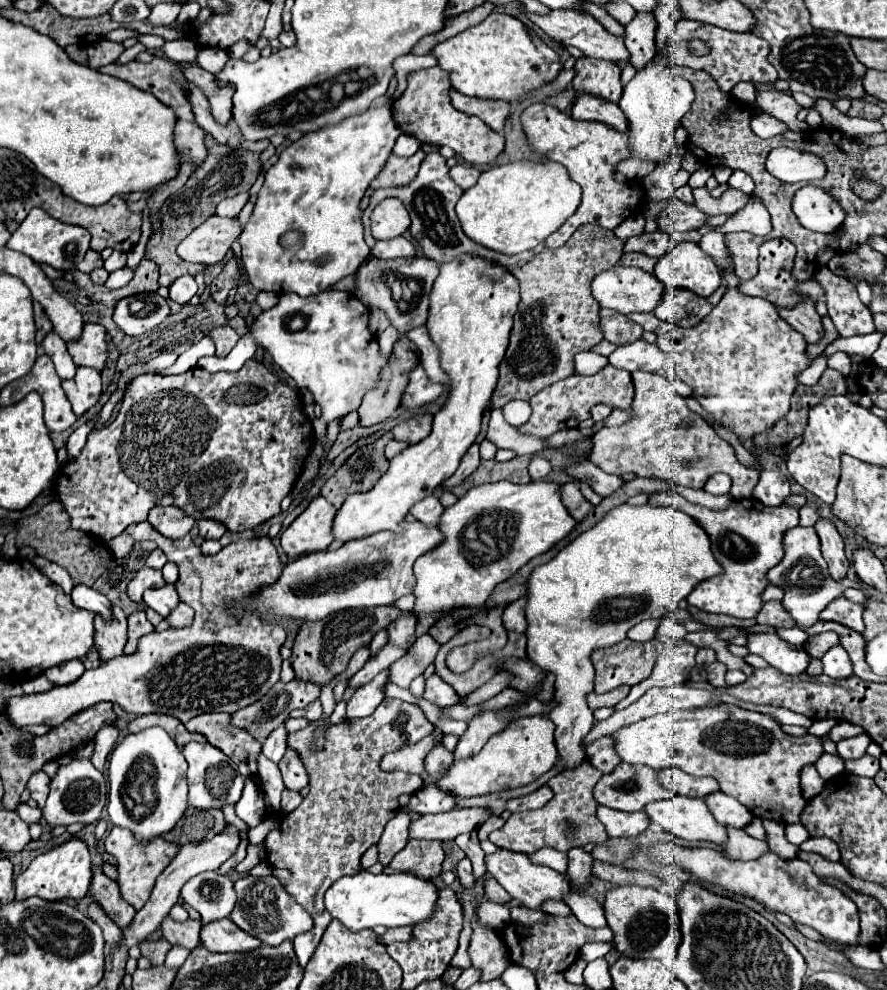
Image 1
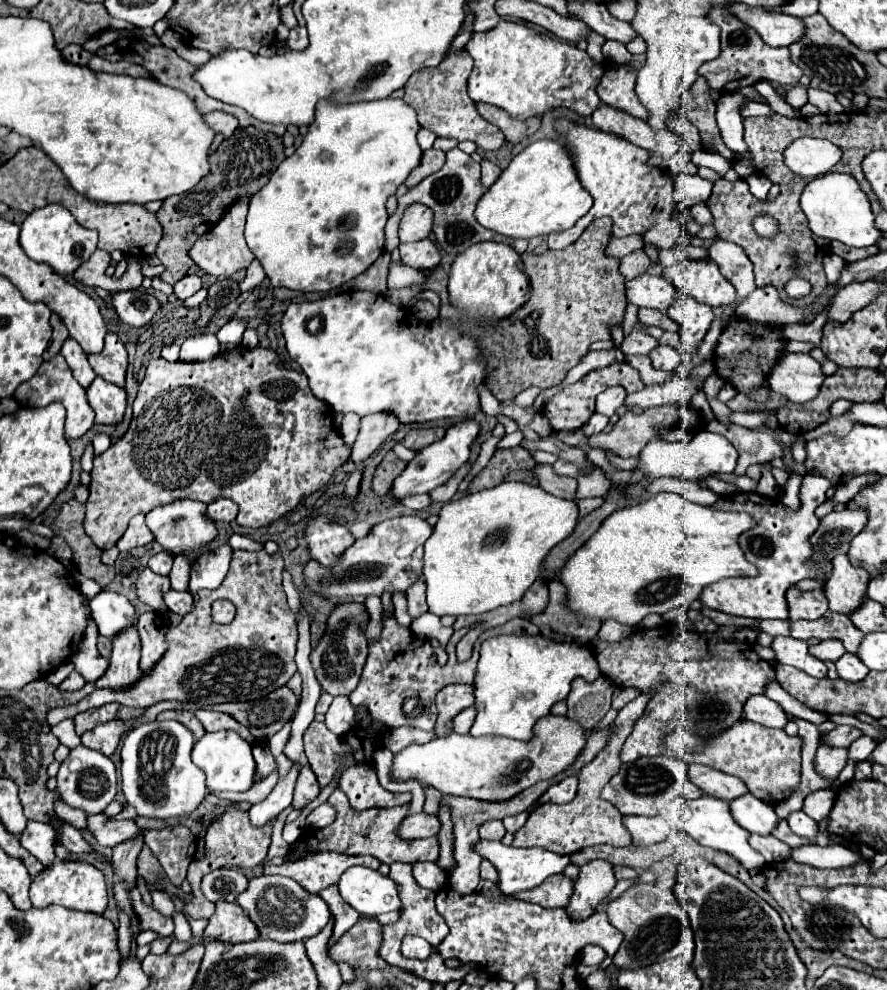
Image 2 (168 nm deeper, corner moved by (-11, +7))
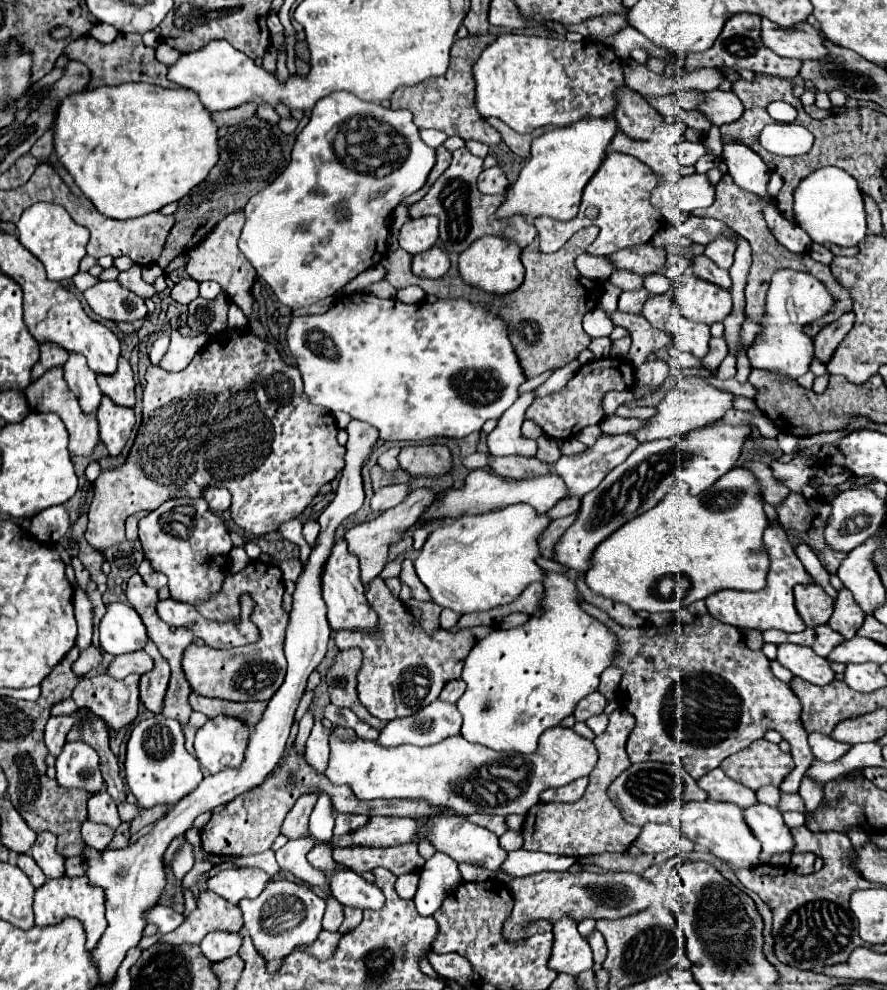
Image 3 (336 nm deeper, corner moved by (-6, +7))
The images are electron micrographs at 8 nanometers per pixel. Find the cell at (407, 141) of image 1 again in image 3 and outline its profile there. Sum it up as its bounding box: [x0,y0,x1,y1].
[421,130,447,148]

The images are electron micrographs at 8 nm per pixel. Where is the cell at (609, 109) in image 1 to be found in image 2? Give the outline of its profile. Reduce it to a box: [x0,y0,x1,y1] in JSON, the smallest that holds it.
[590,104,656,152]

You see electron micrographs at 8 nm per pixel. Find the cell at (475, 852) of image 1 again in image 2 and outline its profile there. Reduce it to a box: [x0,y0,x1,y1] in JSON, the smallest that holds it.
[480,820,506,840]

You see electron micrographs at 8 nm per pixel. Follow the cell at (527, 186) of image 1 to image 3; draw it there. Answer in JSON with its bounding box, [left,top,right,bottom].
[497,116,617,220]

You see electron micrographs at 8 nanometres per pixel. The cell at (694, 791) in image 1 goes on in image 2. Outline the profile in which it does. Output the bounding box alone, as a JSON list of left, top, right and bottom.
[688,764,748,800]

